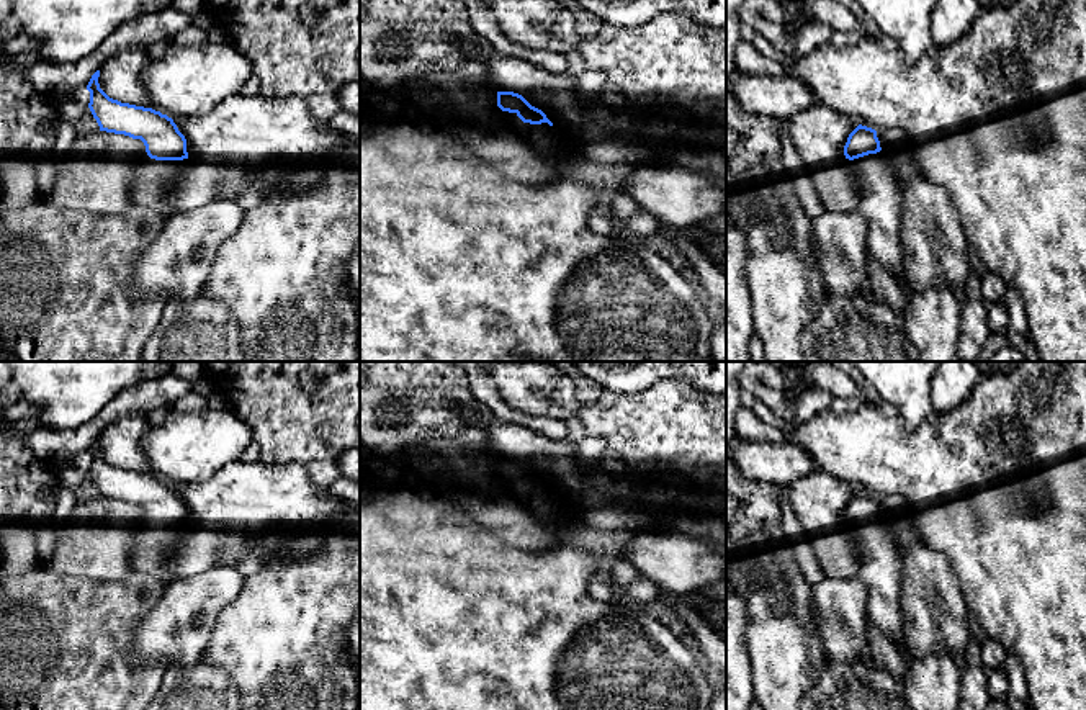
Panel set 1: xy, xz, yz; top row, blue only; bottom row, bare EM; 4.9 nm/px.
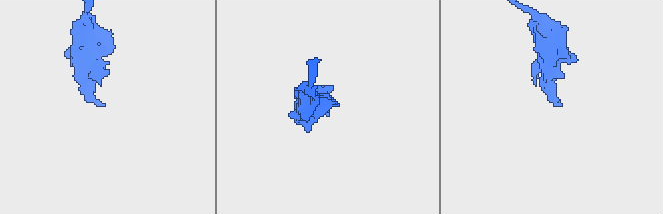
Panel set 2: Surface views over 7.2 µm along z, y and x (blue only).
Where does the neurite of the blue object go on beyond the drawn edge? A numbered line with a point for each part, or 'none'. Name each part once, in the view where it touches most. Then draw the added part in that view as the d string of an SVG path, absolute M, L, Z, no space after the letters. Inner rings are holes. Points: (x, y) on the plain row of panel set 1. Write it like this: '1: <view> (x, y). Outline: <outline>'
1: xz (547, 507). Outline: M504 478L504 483L525 512L540 524L551 525L569 515L568 506L558 492L523 489L517 479L509 478Z

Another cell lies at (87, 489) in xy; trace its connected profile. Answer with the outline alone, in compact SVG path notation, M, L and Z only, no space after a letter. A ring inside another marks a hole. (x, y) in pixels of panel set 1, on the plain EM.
M88 474L83 483L77 488L77 502L87 502L95 497L100 497L100 492Z

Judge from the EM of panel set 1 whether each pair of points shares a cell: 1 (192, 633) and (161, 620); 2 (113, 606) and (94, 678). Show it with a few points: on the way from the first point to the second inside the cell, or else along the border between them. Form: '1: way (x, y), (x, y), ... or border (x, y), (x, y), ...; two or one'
1: way (183, 629), (180, 625), (169, 625); one
2: way (95, 624), (94, 660); one

